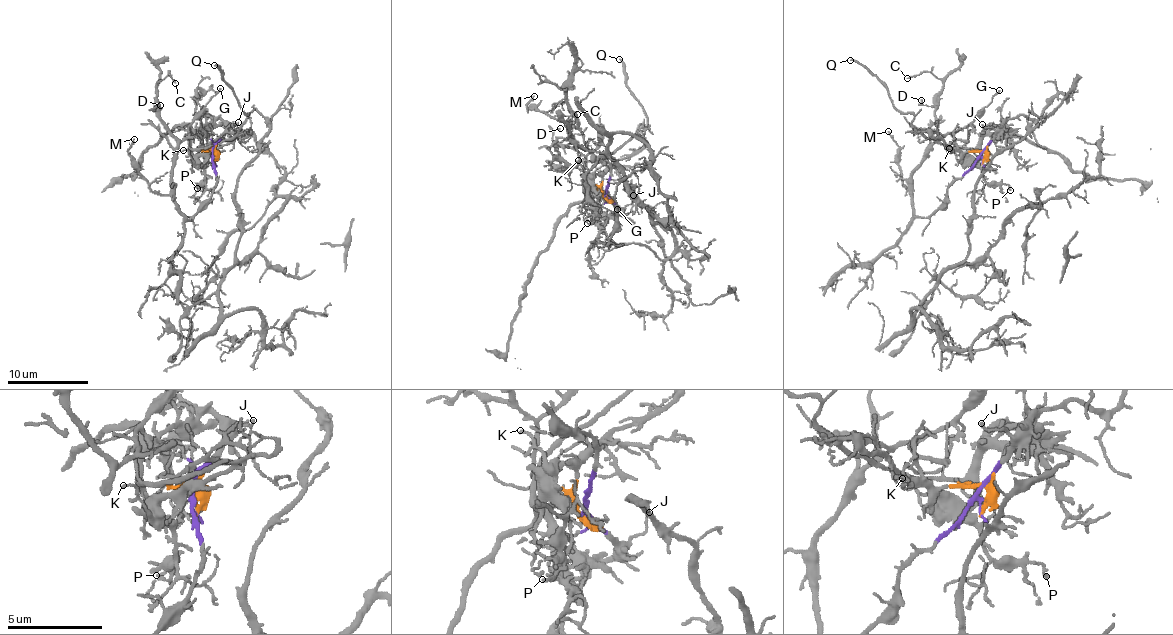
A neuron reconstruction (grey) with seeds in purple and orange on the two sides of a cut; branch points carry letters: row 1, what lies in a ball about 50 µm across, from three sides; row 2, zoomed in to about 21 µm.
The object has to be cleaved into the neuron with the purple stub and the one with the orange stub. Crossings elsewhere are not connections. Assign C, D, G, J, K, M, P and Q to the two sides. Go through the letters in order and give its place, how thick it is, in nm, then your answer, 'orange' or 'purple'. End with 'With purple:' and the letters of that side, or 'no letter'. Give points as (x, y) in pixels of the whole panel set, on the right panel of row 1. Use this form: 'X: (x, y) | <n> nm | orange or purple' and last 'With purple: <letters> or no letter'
C: (907, 78) | 110 nm | purple
D: (921, 100) | 90 nm | purple
G: (999, 90) | 120 nm | purple
J: (982, 124) | 100 nm | purple
K: (949, 148) | 120 nm | orange
M: (888, 131) | 150 nm | purple
P: (1010, 190) | 120 nm | orange
Q: (850, 60) | 190 nm | orange
With purple: C, D, G, J, M

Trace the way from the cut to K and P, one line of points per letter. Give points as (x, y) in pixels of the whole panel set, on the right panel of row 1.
K: (981, 163), (985, 155), (981, 150), (965, 150), (960, 160), (952, 147), (948, 147)
P: (981, 163), (985, 155), (981, 150), (963, 152), (981, 170), (987, 183), (1004, 183), (1010, 190)

